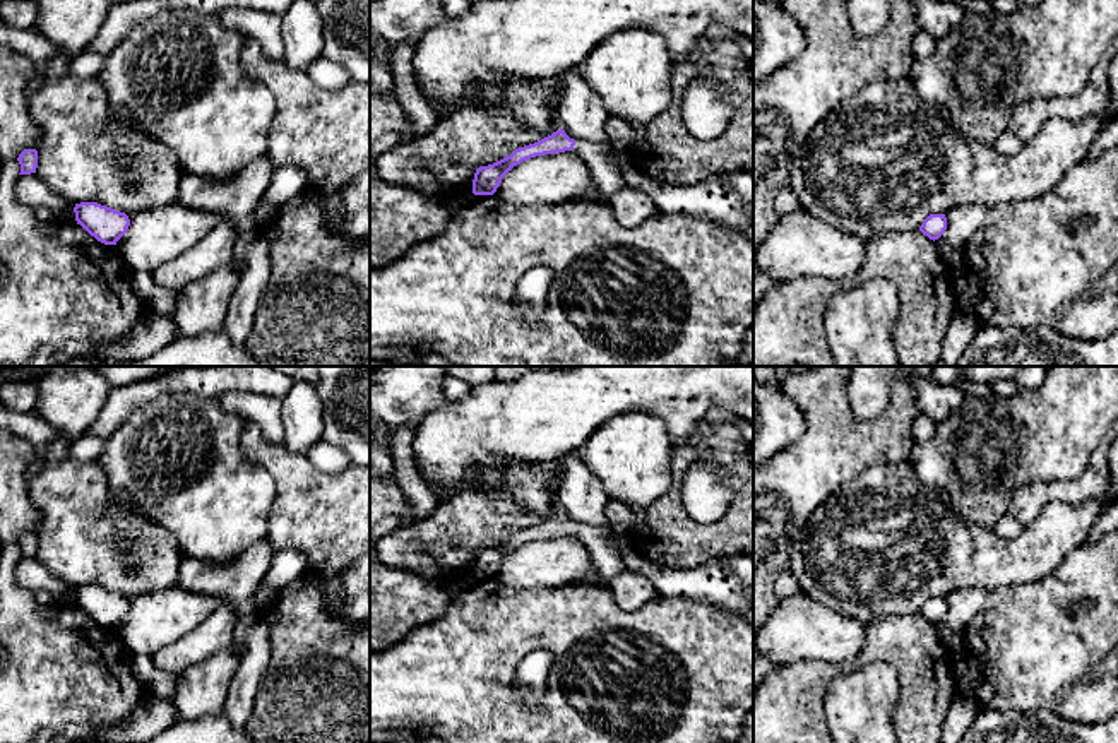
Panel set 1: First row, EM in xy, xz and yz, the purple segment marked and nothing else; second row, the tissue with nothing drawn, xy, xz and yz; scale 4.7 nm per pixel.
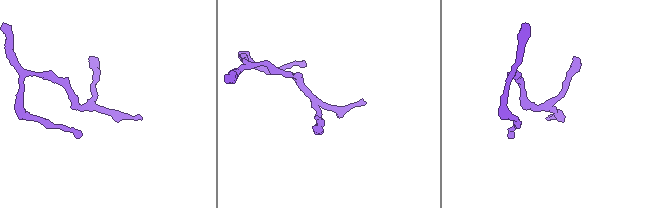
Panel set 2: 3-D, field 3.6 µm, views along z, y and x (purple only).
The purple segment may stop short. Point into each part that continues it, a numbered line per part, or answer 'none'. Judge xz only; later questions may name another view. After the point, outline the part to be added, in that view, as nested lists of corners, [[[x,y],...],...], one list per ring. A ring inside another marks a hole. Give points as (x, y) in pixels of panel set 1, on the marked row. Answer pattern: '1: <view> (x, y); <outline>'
1: xz (600, 161); [[[575,142],[572,151],[586,163],[592,181],[603,195],[610,197],[623,188],[628,188],[627,180],[618,171],[613,149],[591,142]]]

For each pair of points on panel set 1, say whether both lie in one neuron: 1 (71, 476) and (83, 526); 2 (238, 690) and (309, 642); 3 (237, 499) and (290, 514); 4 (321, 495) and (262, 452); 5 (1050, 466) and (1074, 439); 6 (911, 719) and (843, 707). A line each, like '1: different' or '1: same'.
1: same
2: different
3: different
4: same
5: same
6: different

